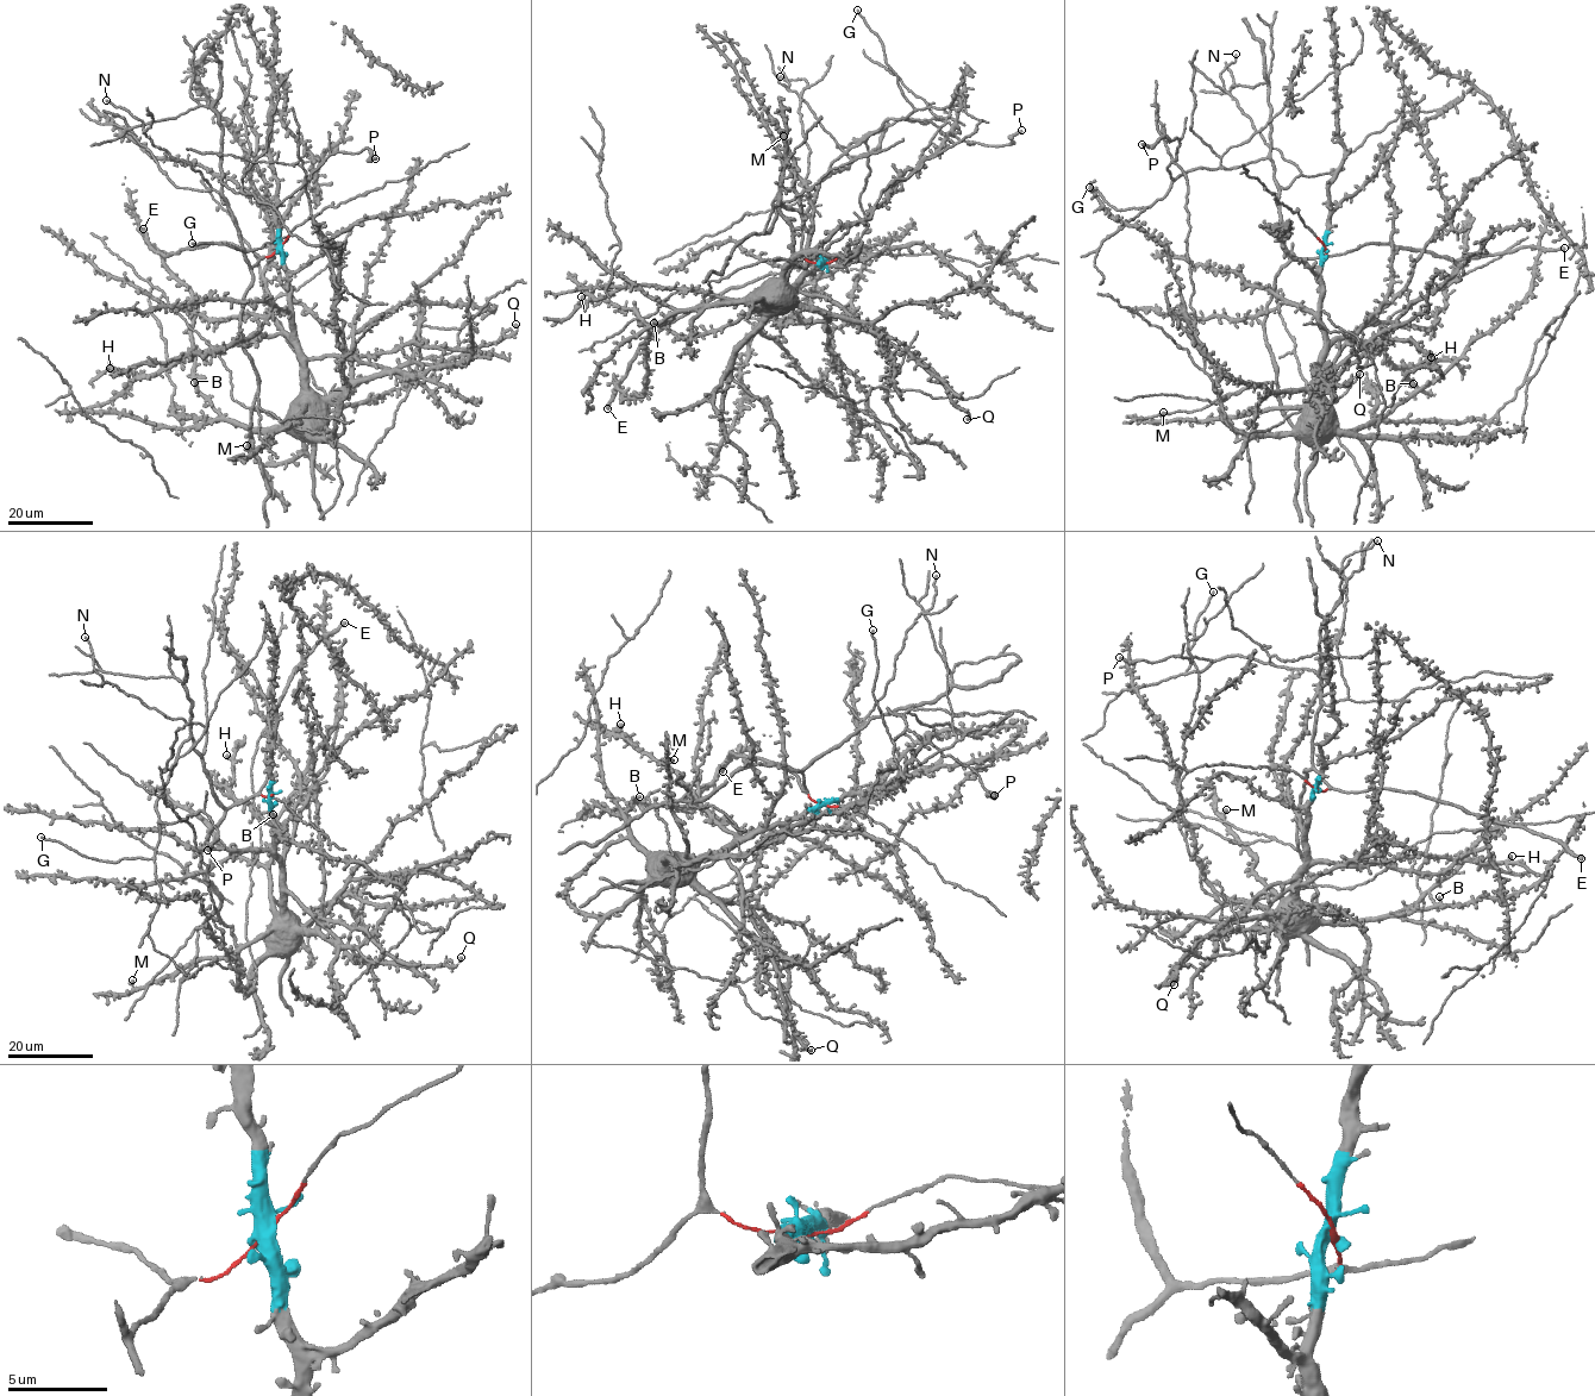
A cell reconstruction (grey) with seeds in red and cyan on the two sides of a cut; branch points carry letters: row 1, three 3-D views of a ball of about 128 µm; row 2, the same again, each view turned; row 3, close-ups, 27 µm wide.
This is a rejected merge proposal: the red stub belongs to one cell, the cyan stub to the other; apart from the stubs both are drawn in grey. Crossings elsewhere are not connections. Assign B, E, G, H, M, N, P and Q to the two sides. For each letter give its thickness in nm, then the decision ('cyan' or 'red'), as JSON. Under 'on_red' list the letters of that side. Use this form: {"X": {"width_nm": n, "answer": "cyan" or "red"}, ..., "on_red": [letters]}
{"B": {"width_nm": 200, "answer": "cyan"}, "E": {"width_nm": 480, "answer": "red"}, "G": {"width_nm": 180, "answer": "red"}, "H": {"width_nm": 380, "answer": "cyan"}, "M": {"width_nm": 280, "answer": "cyan"}, "N": {"width_nm": 150, "answer": "red"}, "P": {"width_nm": 260, "answer": "red"}, "Q": {"width_nm": 340, "answer": "cyan"}, "on_red": ["E", "G", "N", "P"]}

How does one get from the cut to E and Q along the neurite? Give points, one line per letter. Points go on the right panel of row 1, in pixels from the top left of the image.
E: (1324, 248), (1326, 256), (1363, 245), (1389, 243), (1453, 260), (1513, 251), (1519, 248), (1564, 248)
Q: (1324, 248), (1324, 348), (1321, 363), (1312, 368), (1326, 369), (1324, 382), (1346, 387), (1359, 374)

